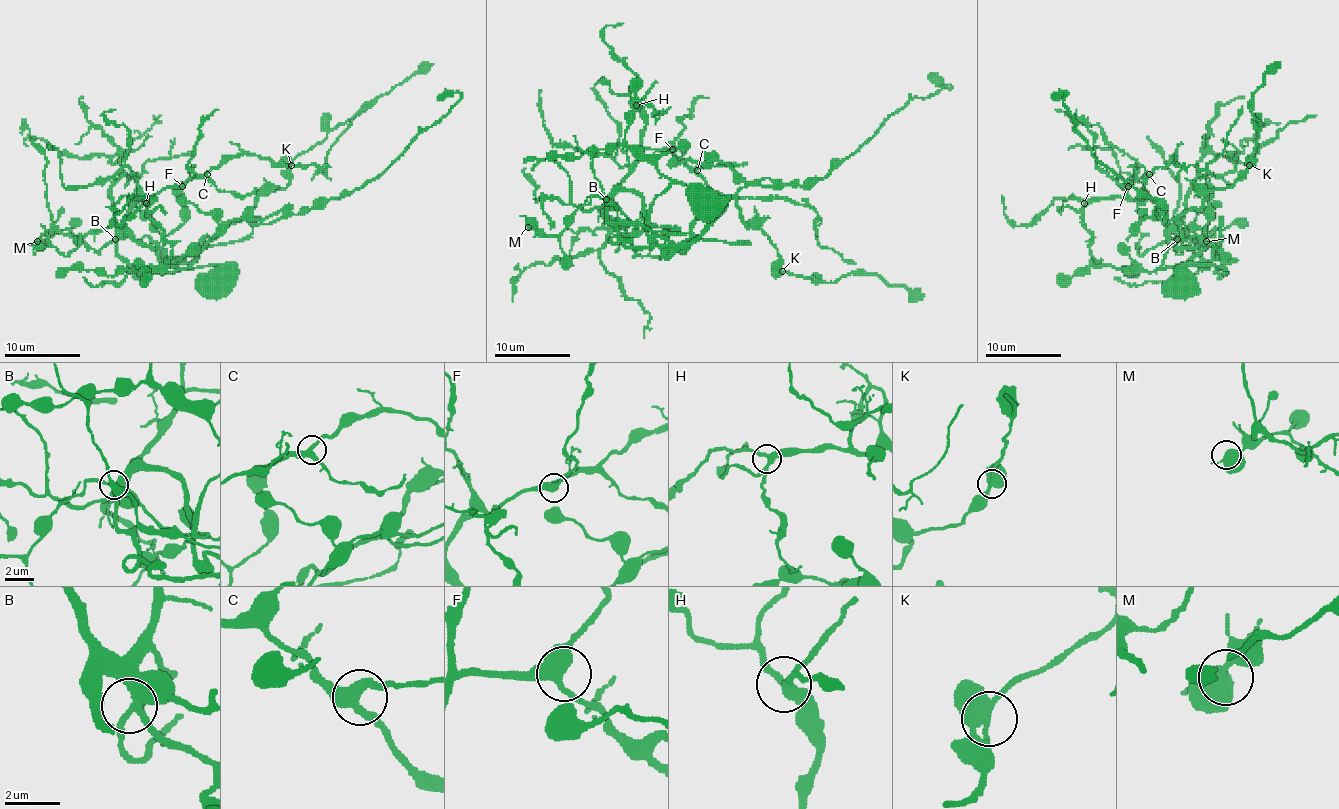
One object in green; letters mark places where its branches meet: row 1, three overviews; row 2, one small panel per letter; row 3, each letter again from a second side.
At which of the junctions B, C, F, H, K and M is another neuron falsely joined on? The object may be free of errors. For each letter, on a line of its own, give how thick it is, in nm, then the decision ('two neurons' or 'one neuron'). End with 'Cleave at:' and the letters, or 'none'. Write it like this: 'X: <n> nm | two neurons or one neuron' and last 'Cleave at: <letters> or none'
B: 320 nm | one neuron
C: 360 nm | one neuron
F: 400 nm | one neuron
H: 360 nm | one neuron
K: 380 nm | one neuron
M: 400 nm | one neuron
Cleave at: none

